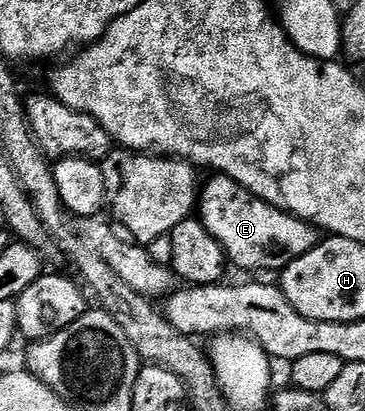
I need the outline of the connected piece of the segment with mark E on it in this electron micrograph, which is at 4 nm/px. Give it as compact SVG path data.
M225 173L215 174L215 179L205 180L200 191L200 221L206 232L214 235L226 250L229 262L246 271L281 272L294 259L299 259L320 242L319 228L302 219L272 207L253 195Z

